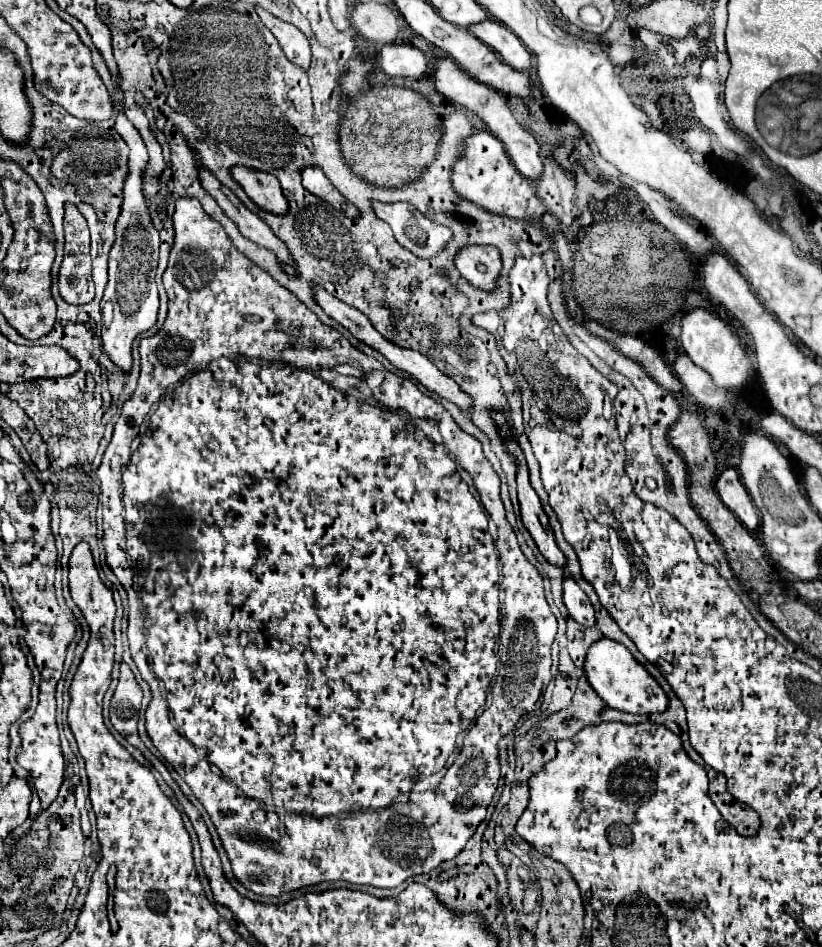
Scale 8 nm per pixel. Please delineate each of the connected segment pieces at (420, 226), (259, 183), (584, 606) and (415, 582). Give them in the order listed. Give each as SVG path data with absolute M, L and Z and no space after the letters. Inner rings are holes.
M372 203L372 207L374 213L392 227L396 241L416 257L430 259L452 241L448 227L430 221L408 203Z
M240 165L232 169L232 177L242 185L248 197L262 211L272 215L288 215L288 201L282 195L282 189L276 177L262 171L252 171L250 167L240 167Z
M572 577L564 579L564 605L574 621L578 621L584 627L594 627L596 625L596 615L594 607L588 601L586 593L576 585Z
M184 197L184 199L178 199L172 219L174 219L174 247L172 247L172 251L170 251L168 267L166 267L166 271L164 271L164 275L162 275L162 281L164 281L164 287L166 287L166 293L168 293L168 317L166 317L166 321L164 321L162 329L160 329L160 333L156 333L156 335L152 335L152 337L146 337L146 339L140 339L140 347L138 347L138 349L140 349L140 367L142 367L142 369L140 369L140 377L138 377L138 387L136 387L136 391L132 393L132 397L124 403L122 413L120 413L120 419L118 419L116 425L114 425L112 441L110 441L110 445L108 445L108 449L106 449L106 453L104 453L104 459L102 459L102 463L114 463L114 465L124 467L124 469L122 469L122 489L124 489L124 491L122 491L122 511L118 511L118 513L114 515L112 511L108 511L108 509L102 507L102 513L104 513L102 545L104 545L104 551L106 551L106 563L108 563L108 567L110 567L112 571L116 571L116 567L132 567L132 571L136 571L136 583L134 583L134 579L130 579L130 575L126 575L128 583L122 583L122 587L128 589L128 591L126 591L126 593L128 593L128 641L130 641L132 659L134 659L134 663L136 663L136 667L138 667L142 679L144 679L144 681L150 685L150 689L152 689L152 701L150 701L148 709L146 709L146 731L148 731L148 737L152 739L154 747L164 755L164 759L174 767L174 771L188 783L188 787L192 789L192 793L196 795L196 799L198 799L198 801L204 805L204 809L208 811L208 815L210 815L210 819L212 819L212 823L214 823L214 827L216 827L216 831L218 831L218 835L220 835L220 839L222 839L222 845L224 845L224 849L226 849L226 853L228 853L228 859L230 859L230 863L232 863L234 877L236 877L246 889L254 891L256 895L268 895L268 897L278 897L280 893L290 893L290 891L302 889L302 887L306 887L306 885L318 885L318 883L322 883L322 881L348 881L348 883L356 883L356 885L372 885L372 887L394 889L394 887L398 887L400 883L404 883L408 877L420 875L420 873L428 873L428 871L432 871L434 867L438 867L442 861L454 859L454 857L464 849L464 845L468 843L468 839L474 835L476 827L484 821L484 817L486 817L486 807L490 805L490 801L492 801L492 797L494 797L494 793L496 793L496 787L498 787L498 779L500 779L498 741L500 741L504 735L508 735L510 731L514 731L514 725L518 723L518 719L520 719L524 713L530 713L530 711L540 709L540 697L542 697L542 693L546 691L546 685L550 683L550 663L552 663L552 659L550 659L550 645L552 645L554 635L556 635L556 617L554 617L554 613L550 611L550 607L548 607L548 603L546 603L546 599L544 599L542 575L540 575L540 573L536 571L536 567L524 557L524 553L520 551L520 545L518 545L518 541L516 541L516 533L512 531L510 523L506 521L504 505L502 505L502 499L500 499L500 477L498 477L498 473L492 469L490 461L484 457L480 441L474 439L472 435L466 435L464 431L460 431L460 427L452 421L452 417L444 411L444 407L442 407L436 399L432 399L432 397L420 393L418 387L416 387L410 379L404 379L404 377L400 377L400 375L394 375L394 373L386 371L386 369L382 367L382 363L378 363L376 359L370 359L370 357L366 357L364 353L360 353L360 351L358 351L356 347L352 347L350 341L348 341L346 337L342 337L334 327L324 325L292 291L288 291L286 287L282 287L276 279L272 279L272 275L268 275L264 269L260 269L256 263L252 263L244 253L240 253L240 251L232 245L232 241L230 241L230 237L226 235L224 227L222 227L216 219L212 219L208 213L202 211L202 205L200 205L198 199L186 199L186 197ZM344 363L348 363L348 365L358 365L360 373L370 373L372 369L378 369L378 371L384 373L384 381L382 381L380 387L378 387L376 391L372 391L372 395L370 395L374 401L380 401L380 403L369 403L365 396L356 388L342 392L340 389L336 389L336 387L332 387L332 385L328 385L328 383L322 381L322 379L338 379L340 373L336 371L336 367L338 367L338 365L344 365ZM146 415L148 415L148 423L144 423L144 431L140 431L140 435L138 435L138 429L140 429L142 421L146 419ZM484 509L486 509L488 517L490 517L490 519L496 523L496 527L498 527L498 531L496 531L496 533L498 533L496 547L494 547L492 535L488 533L488 517L486 517ZM496 549L498 549L500 563L502 563L500 589L498 589L498 555L496 555ZM500 591L502 591L502 597L504 597L504 599L502 599L502 607L500 607L500 599L498 599L498 593L500 593ZM156 677L164 683L168 703L164 703L164 695L160 695L160 683L156 683ZM482 705L484 705L484 711L482 711L482 715L476 717L476 711L478 711ZM168 707L170 707L170 711L172 711L172 715L174 715L174 719L176 719L176 725L180 727L180 731L182 731L184 735L180 735L178 729L174 729L174 725L172 725L172 721L170 721L170 715L168 715ZM466 729L468 729L468 733L466 733L466 737L462 739L462 745L460 745L460 749L458 749L458 755L456 755L454 763L446 769L446 775L440 779L440 783L438 783L434 789L428 789L428 791L424 791L424 793L410 793L416 779L434 775L434 773L438 773L438 771L444 769L448 757L456 751L456 737L458 737L458 733L462 733L462 731L466 731ZM188 741L190 741L196 749L202 749L202 751L206 753L206 759L208 759L210 763L214 763L226 779L224 779ZM238 787L240 787L248 797L252 797L252 799L248 799ZM406 793L410 793L410 799L408 799L406 803L394 803L394 801L398 801L400 795L406 795ZM256 801L264 803L266 807L284 807L286 811L296 811L296 813L304 813L304 815L296 815L296 813L284 813L284 815L280 815L278 811L266 811L266 823L256 823L256 821L254 821L254 811L260 809L260 803L256 803ZM378 807L386 807L386 813L380 813L380 811L368 811L368 813L366 813L366 811L360 811L360 809L378 809ZM342 811L360 811L360 813L348 813L348 815L342 815L342 817L328 817L328 815L338 815L338 813L342 813Z

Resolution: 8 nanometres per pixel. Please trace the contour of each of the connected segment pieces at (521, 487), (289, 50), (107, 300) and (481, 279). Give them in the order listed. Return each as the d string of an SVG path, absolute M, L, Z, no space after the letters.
M520 453L520 471L518 471L518 497L520 497L520 513L522 513L522 523L530 531L532 539L536 541L540 553L548 563L554 567L564 569L566 567L566 557L560 551L560 547L554 541L554 533L548 525L548 517L540 505L538 495L530 487L528 481L528 467L524 463L524 455Z
M258 7L258 17L272 31L272 35L278 39L282 51L288 55L288 61L298 65L300 69L308 71L308 67L310 67L310 45L308 45L308 39L304 37L304 33L300 29L296 29L294 25L276 19L274 15L270 15L268 11L264 11L260 7Z
M120 111L116 117L116 131L130 147L128 155L128 177L124 181L122 213L116 221L116 241L108 257L108 285L102 297L102 345L110 359L124 371L132 365L132 341L142 331L148 331L156 323L158 313L158 289L156 289L156 267L158 267L158 245L160 237L148 213L146 197L142 191L142 173L148 165L148 151L138 129Z
M470 245L456 255L454 263L460 275L468 283L472 283L472 287L482 291L496 289L496 283L502 271L502 257L496 251L496 247Z

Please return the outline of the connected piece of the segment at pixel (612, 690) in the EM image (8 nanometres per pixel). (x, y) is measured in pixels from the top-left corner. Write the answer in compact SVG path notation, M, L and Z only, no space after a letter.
M602 639L588 649L584 675L592 685L592 689L600 695L600 699L612 709L632 715L652 715L652 713L664 713L668 707L668 697L656 683L656 679L632 657L632 653L624 645L616 641Z

